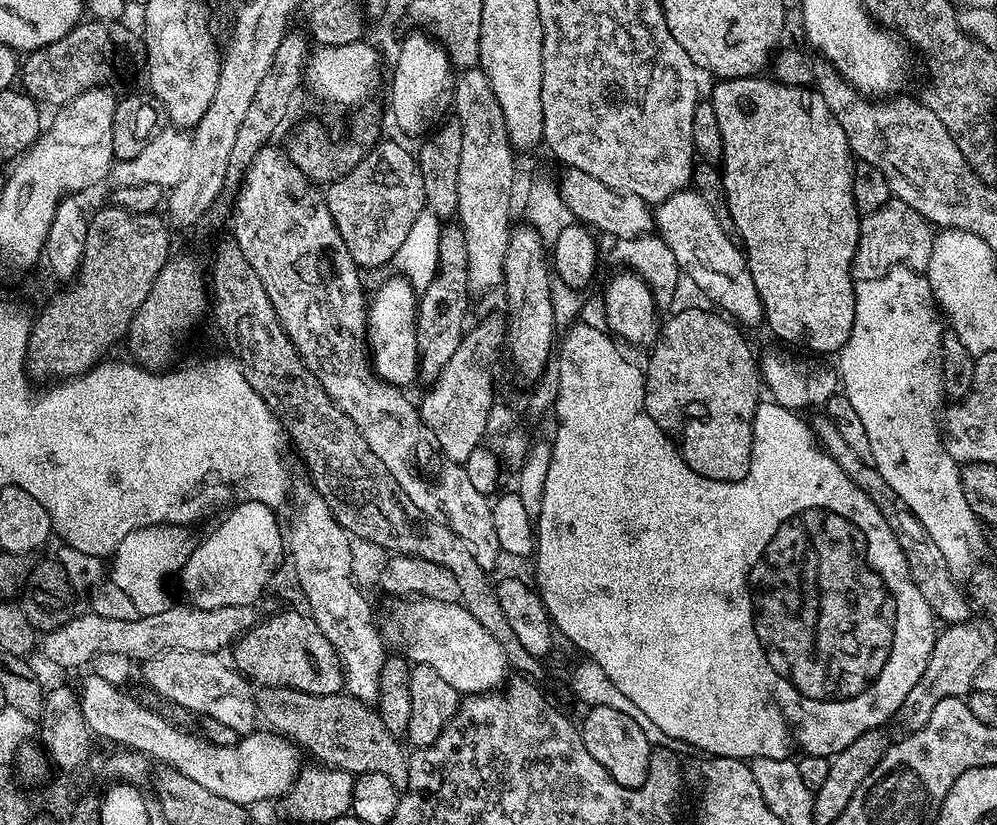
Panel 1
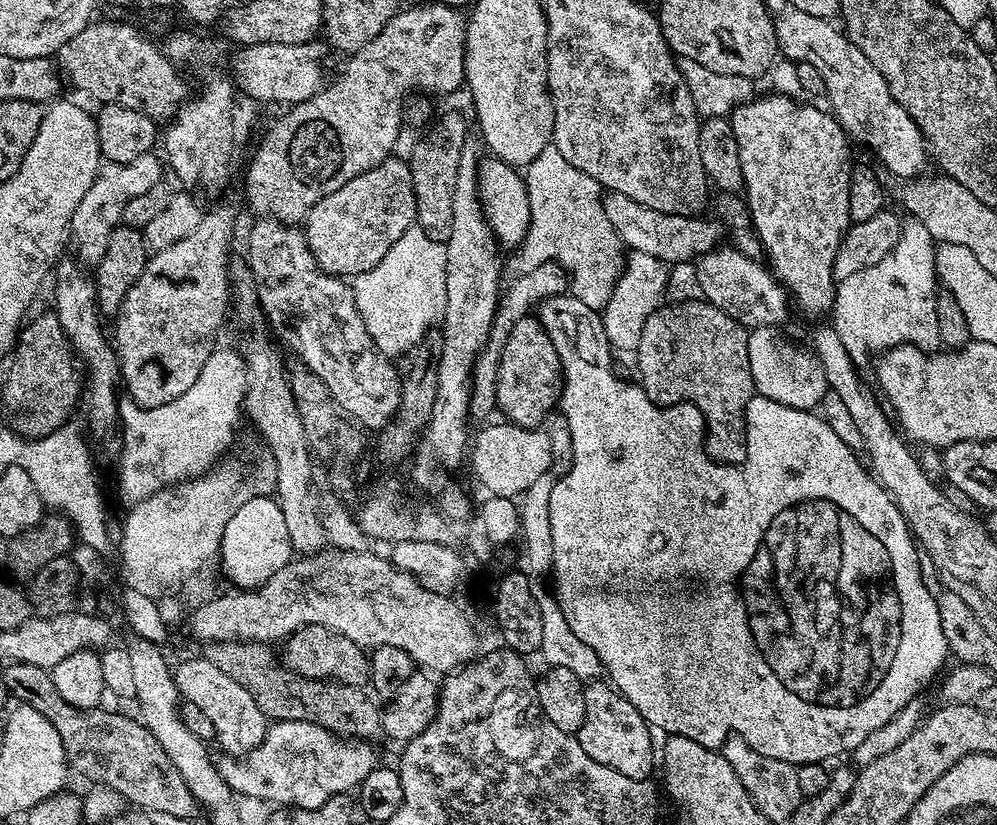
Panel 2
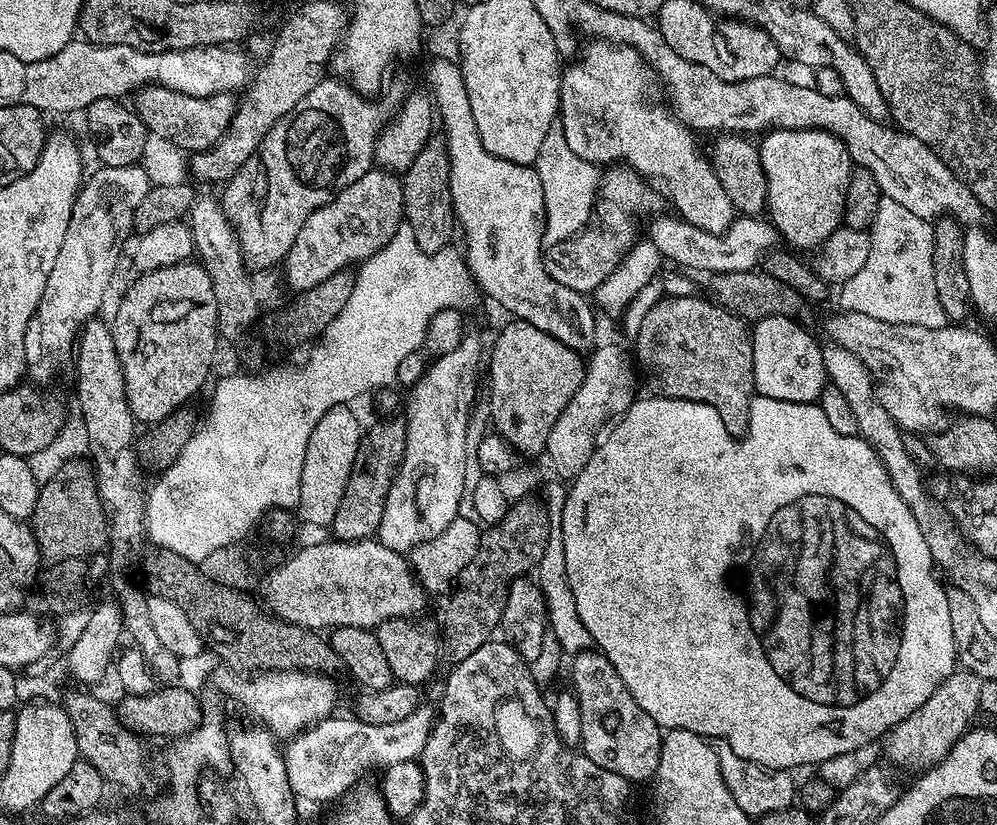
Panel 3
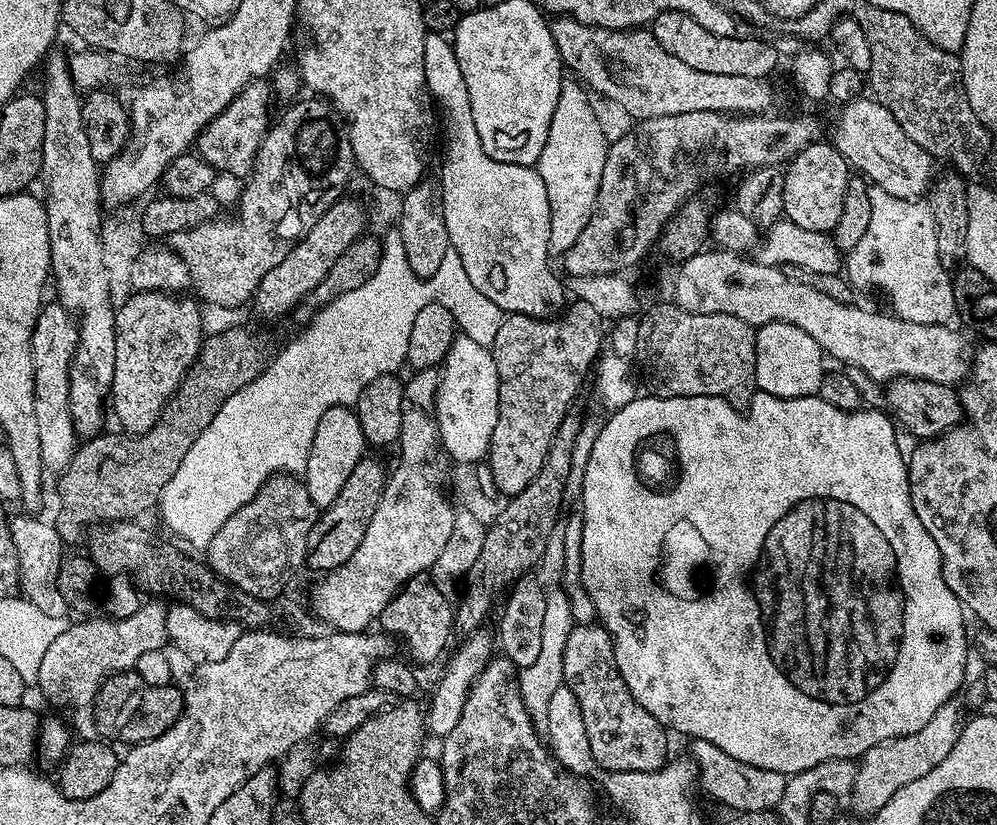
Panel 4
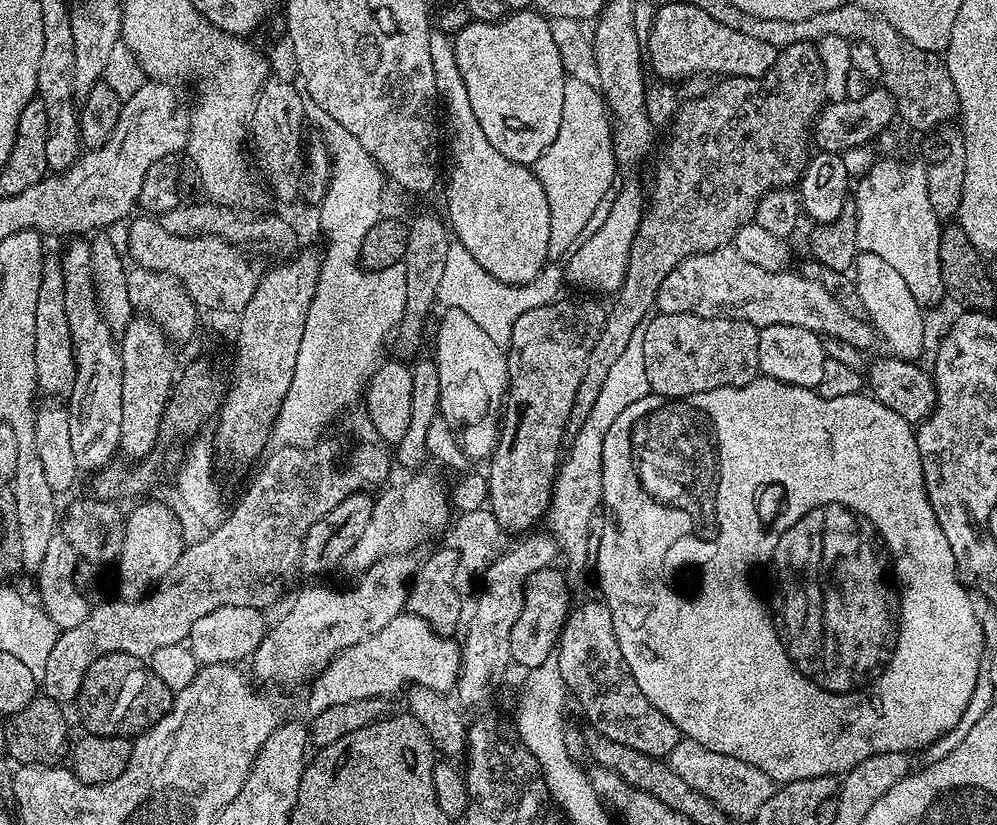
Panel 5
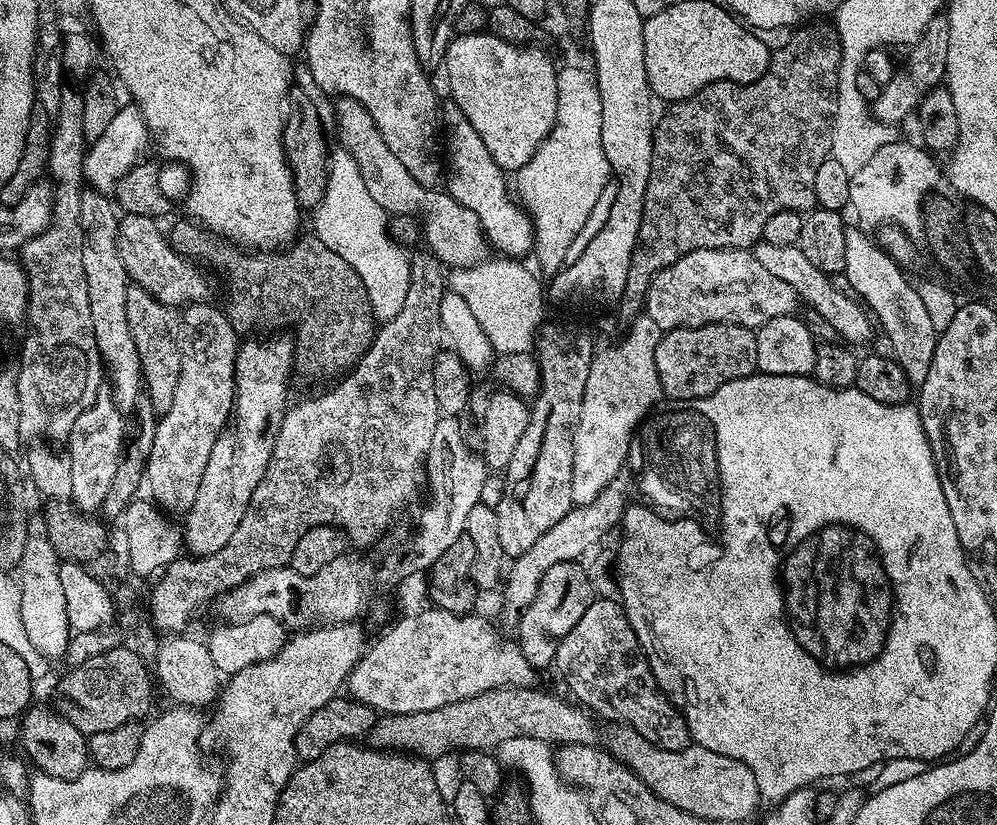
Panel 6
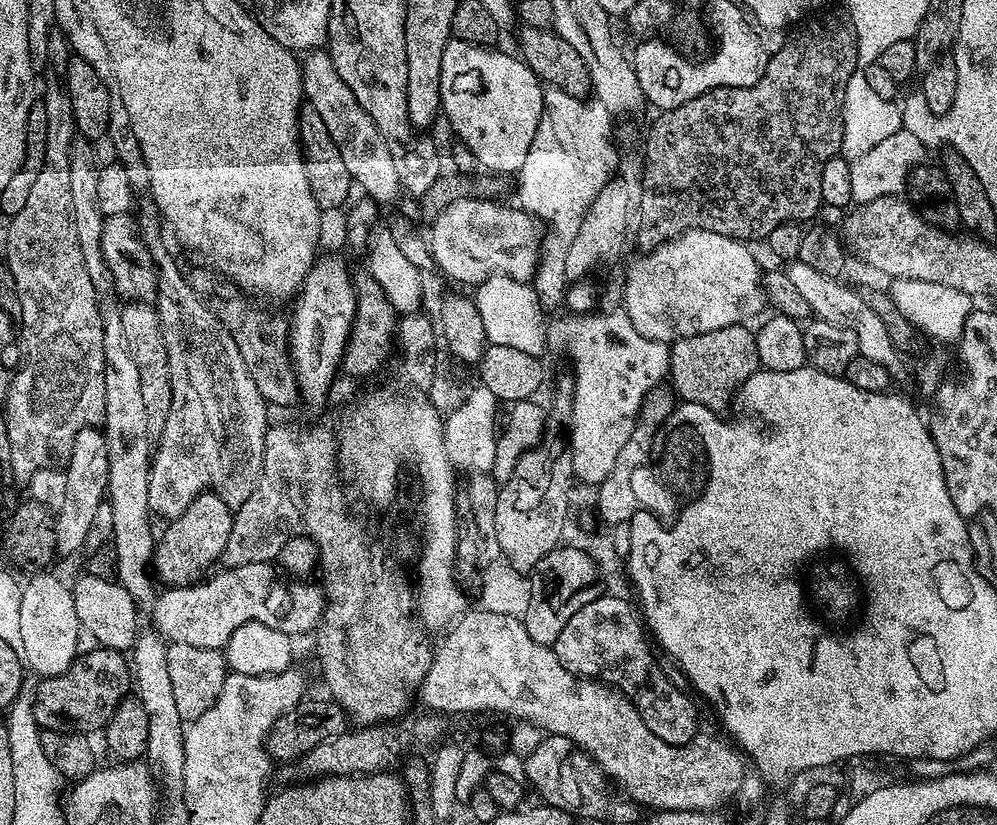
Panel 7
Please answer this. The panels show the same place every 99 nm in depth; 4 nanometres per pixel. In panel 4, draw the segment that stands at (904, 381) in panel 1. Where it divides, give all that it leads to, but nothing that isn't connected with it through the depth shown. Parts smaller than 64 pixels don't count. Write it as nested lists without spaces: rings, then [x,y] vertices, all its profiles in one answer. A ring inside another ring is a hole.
[[[875,186],[869,187],[870,194],[870,226],[866,234],[854,246],[854,250],[846,256],[846,278],[857,290],[877,288],[884,292],[893,313],[906,322],[919,324],[948,324],[951,316],[957,315],[952,289],[952,276],[949,269],[942,266],[938,258],[938,234],[934,226],[934,218],[930,218],[927,203],[919,199],[907,200],[896,198],[886,190]]]

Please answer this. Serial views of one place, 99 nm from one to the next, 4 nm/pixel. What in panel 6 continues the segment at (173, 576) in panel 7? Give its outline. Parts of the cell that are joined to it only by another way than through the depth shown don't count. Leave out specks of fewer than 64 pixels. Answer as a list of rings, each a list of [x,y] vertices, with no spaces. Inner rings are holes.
[[[284,336],[252,339],[256,338],[245,339],[248,341],[236,349],[236,400],[232,404],[230,423],[220,431],[210,450],[210,462],[206,462],[206,470],[202,470],[194,506],[188,508],[182,520],[182,544],[194,556],[209,556],[230,542],[266,470],[282,426],[288,375],[294,372],[293,341]]]

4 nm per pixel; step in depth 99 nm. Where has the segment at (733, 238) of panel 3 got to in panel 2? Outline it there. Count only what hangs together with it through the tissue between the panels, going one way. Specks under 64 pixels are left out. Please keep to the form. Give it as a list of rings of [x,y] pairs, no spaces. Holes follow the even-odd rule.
[[[608,192],[603,201],[606,218],[610,218],[610,226],[614,226],[616,233],[621,236],[625,249],[653,255],[669,266],[684,261],[692,262],[707,252],[713,252],[721,247],[726,236],[724,225],[715,218],[700,220],[704,218],[650,210],[650,206],[642,206],[642,202],[634,202],[634,198],[617,192]]]

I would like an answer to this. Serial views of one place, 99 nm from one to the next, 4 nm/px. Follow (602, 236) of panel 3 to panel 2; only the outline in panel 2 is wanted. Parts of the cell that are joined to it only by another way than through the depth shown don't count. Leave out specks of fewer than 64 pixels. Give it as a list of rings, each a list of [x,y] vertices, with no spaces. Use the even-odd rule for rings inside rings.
[[[559,262],[534,266],[534,270],[521,272],[511,277],[506,287],[500,293],[500,299],[496,302],[494,322],[490,326],[488,341],[476,358],[476,365],[472,370],[472,398],[470,401],[470,416],[473,421],[484,422],[491,412],[497,411],[496,387],[498,386],[498,366],[502,362],[502,350],[506,350],[506,338],[514,326],[523,316],[529,315],[539,305],[541,300],[547,300],[549,296],[563,296],[569,291],[569,274]]]

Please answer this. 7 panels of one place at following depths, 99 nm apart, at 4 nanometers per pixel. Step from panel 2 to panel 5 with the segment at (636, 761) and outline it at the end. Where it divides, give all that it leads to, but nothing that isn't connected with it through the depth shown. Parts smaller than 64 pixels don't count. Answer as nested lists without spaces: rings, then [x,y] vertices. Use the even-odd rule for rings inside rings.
[[[599,599],[588,600],[585,604],[580,604],[571,609],[568,620],[564,624],[564,629],[560,631],[558,647],[554,653],[558,662],[558,670],[562,674],[562,682],[565,689],[574,699],[580,703],[580,708],[584,711],[584,716],[588,719],[587,727],[593,732],[602,734],[606,738],[614,738],[614,742],[622,742],[622,746],[630,746],[630,750],[638,750],[647,756],[657,758],[667,758],[675,752],[678,742],[681,740],[678,726],[666,718],[657,710],[638,690],[630,670],[624,664],[622,650],[616,641],[616,631],[610,618],[610,610]]]

